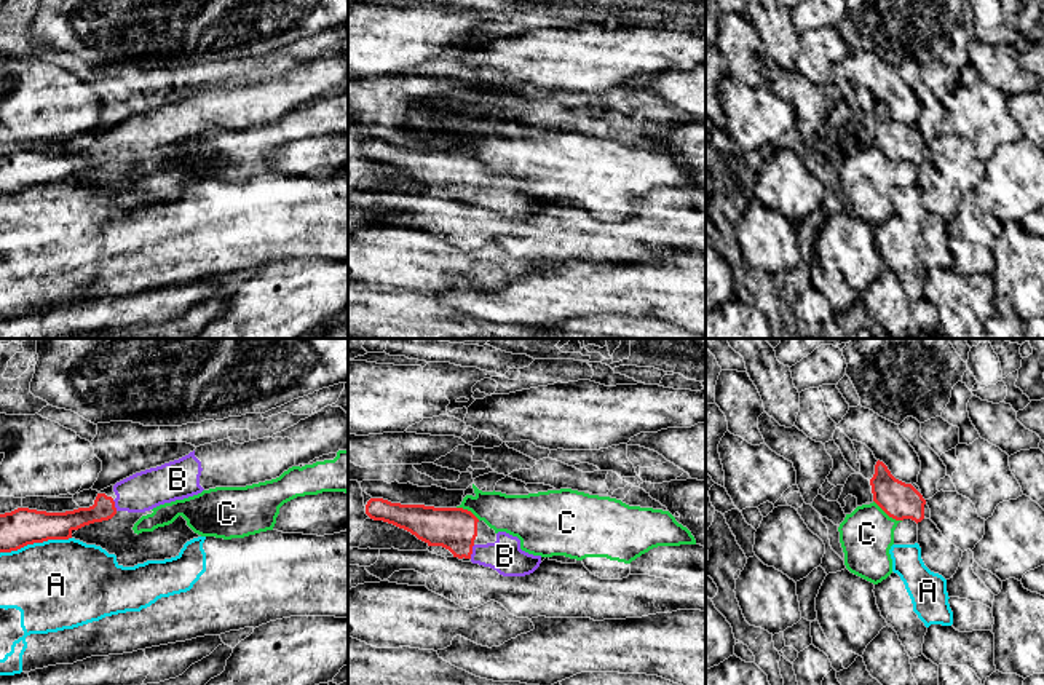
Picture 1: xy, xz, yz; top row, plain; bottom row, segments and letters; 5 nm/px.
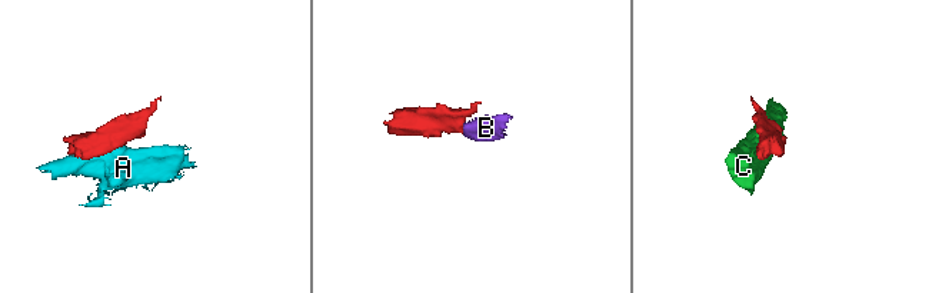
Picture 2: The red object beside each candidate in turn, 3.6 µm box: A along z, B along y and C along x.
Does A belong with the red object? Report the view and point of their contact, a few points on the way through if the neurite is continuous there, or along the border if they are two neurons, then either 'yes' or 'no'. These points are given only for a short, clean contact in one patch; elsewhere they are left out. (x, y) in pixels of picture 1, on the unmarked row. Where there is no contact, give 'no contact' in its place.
meets red in xy at (35, 184); no

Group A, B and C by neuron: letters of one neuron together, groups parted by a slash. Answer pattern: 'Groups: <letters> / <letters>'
Groups: A / B / C

